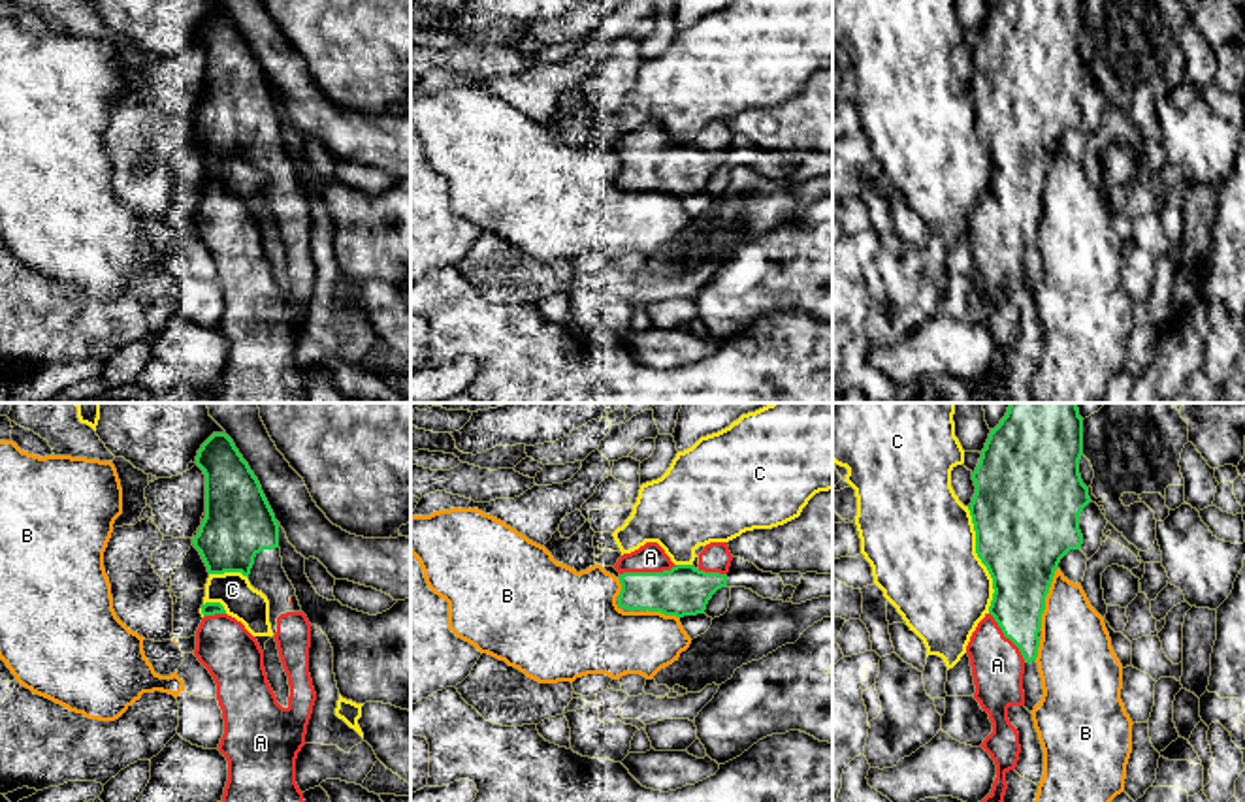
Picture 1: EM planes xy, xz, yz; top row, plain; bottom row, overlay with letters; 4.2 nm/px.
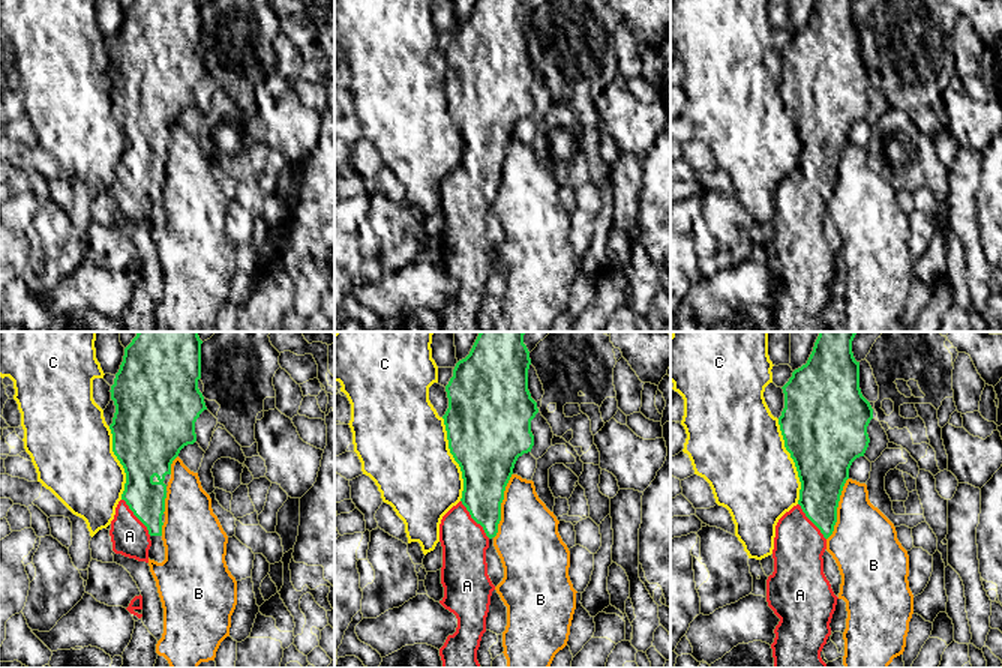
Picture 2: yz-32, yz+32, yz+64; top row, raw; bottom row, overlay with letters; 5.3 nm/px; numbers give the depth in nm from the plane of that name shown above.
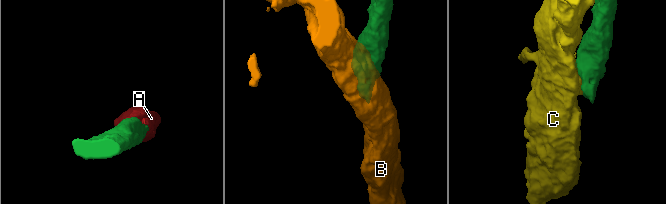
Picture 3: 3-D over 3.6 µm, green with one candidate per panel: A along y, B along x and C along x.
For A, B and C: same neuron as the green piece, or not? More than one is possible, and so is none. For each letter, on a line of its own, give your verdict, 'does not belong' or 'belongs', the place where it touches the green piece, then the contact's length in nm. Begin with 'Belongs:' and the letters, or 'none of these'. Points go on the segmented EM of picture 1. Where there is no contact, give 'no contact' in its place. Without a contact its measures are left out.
Belongs: A
A: belongs; meets green in xz at (648, 573); contact 260 nm long
B: does not belong; meets green in yz at (1044, 599); contact 280 nm long
C: does not belong; meets green in yz at (980, 558); contact 460 nm long

